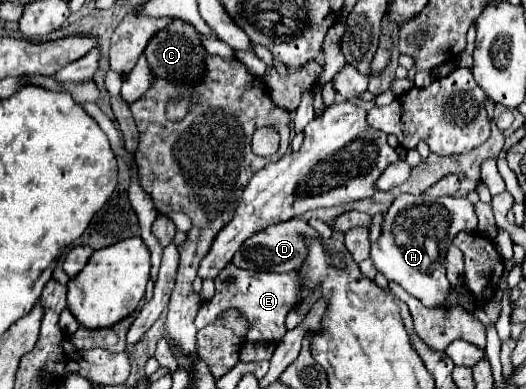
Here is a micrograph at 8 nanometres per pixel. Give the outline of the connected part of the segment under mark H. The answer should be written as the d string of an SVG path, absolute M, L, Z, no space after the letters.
M401 194L387 210L387 222L381 236L371 244L371 260L387 280L397 282L425 306L447 304L451 284L445 276L445 254L459 232L477 232L477 216L467 198Z

